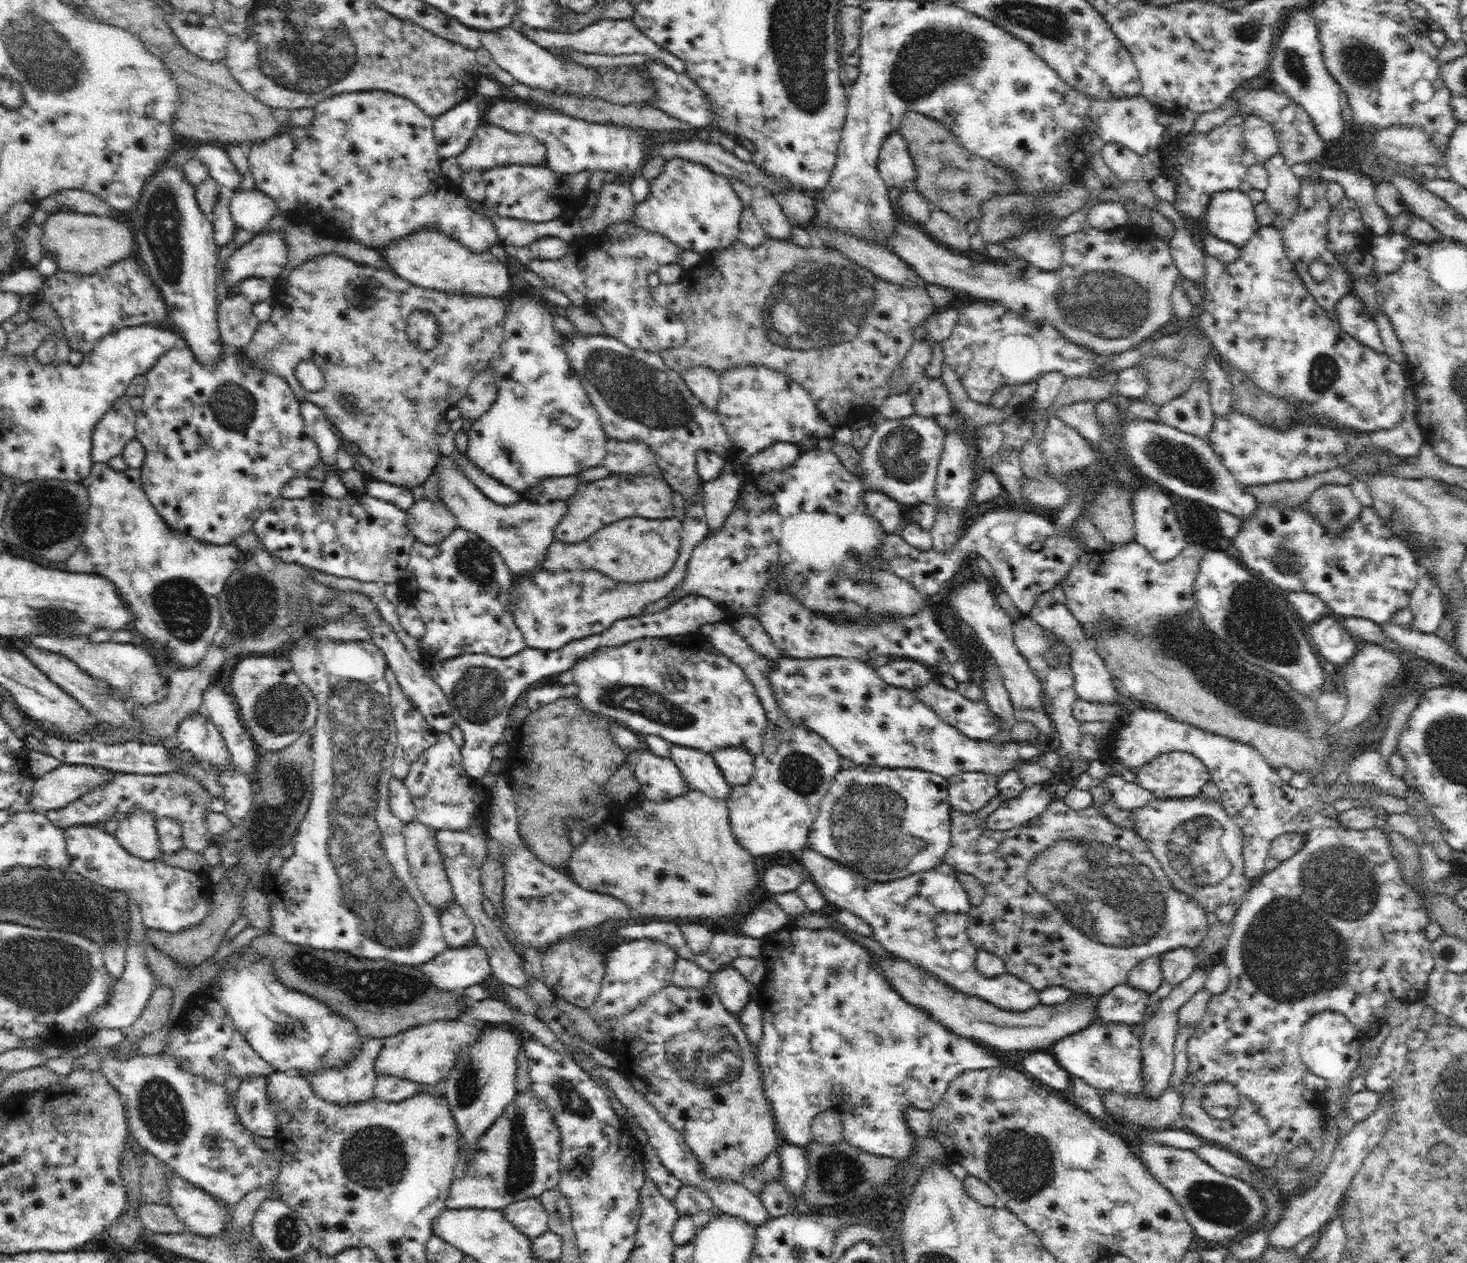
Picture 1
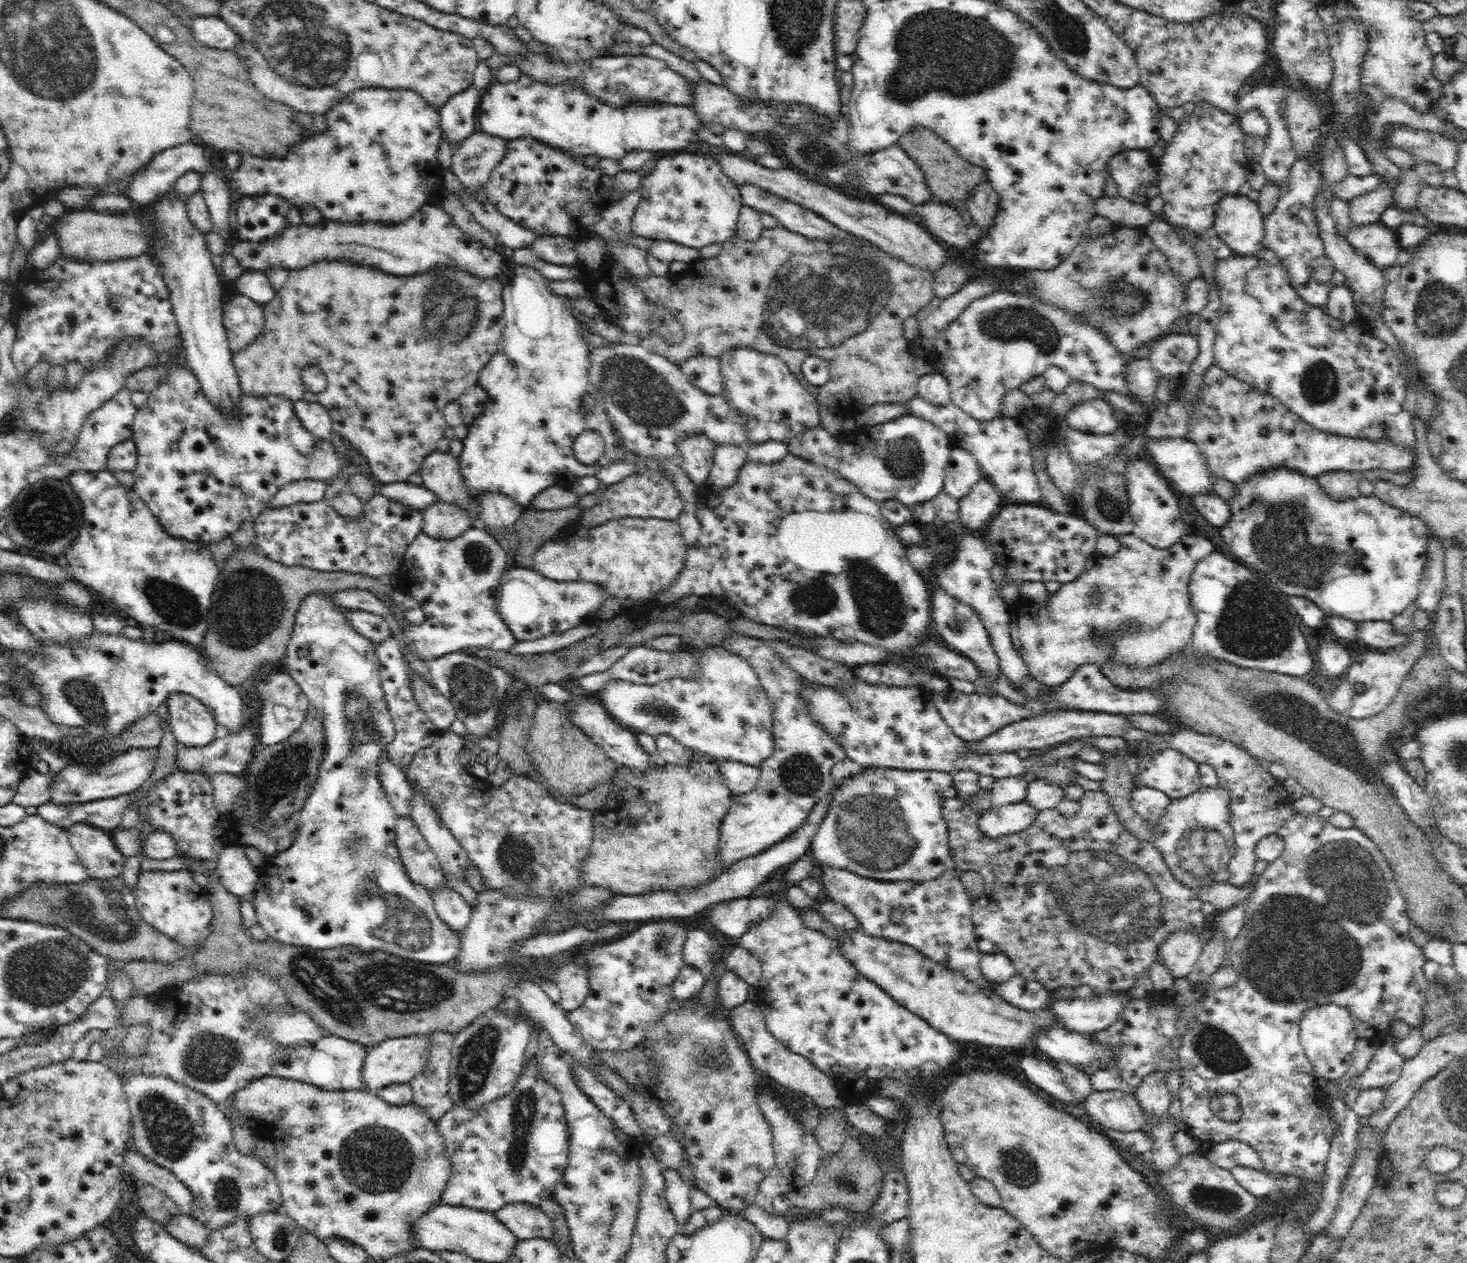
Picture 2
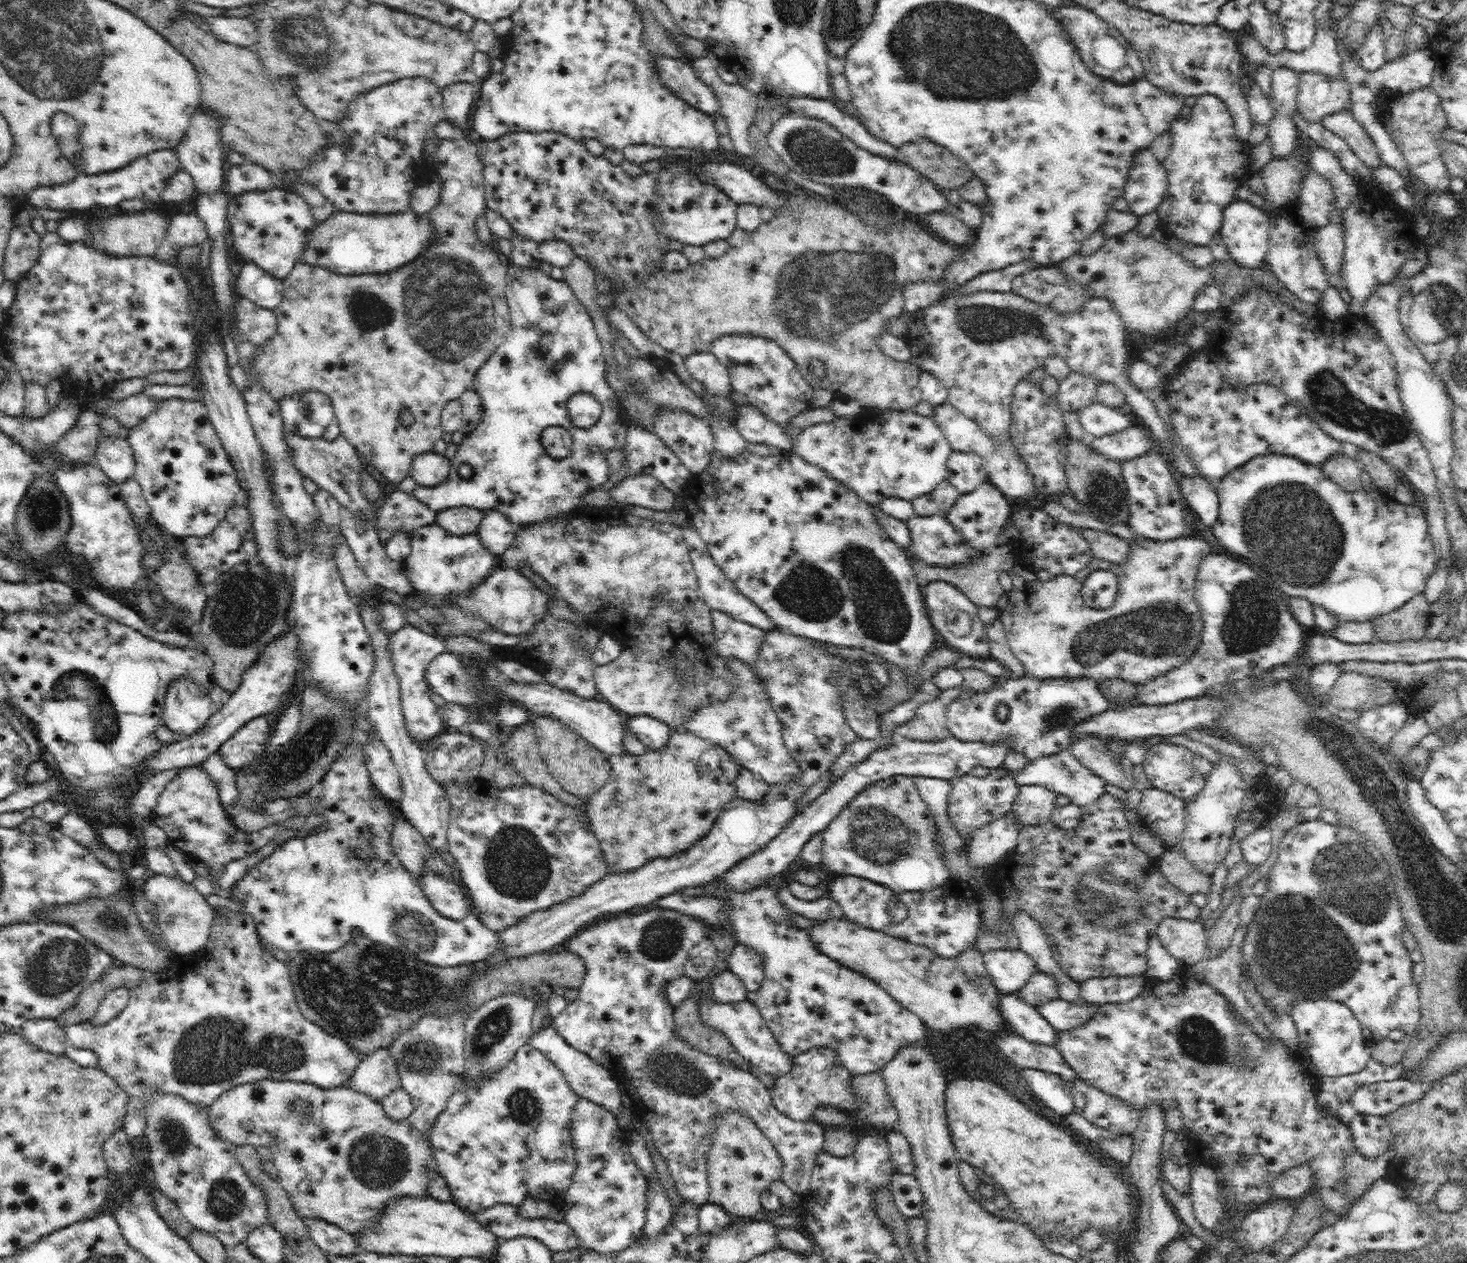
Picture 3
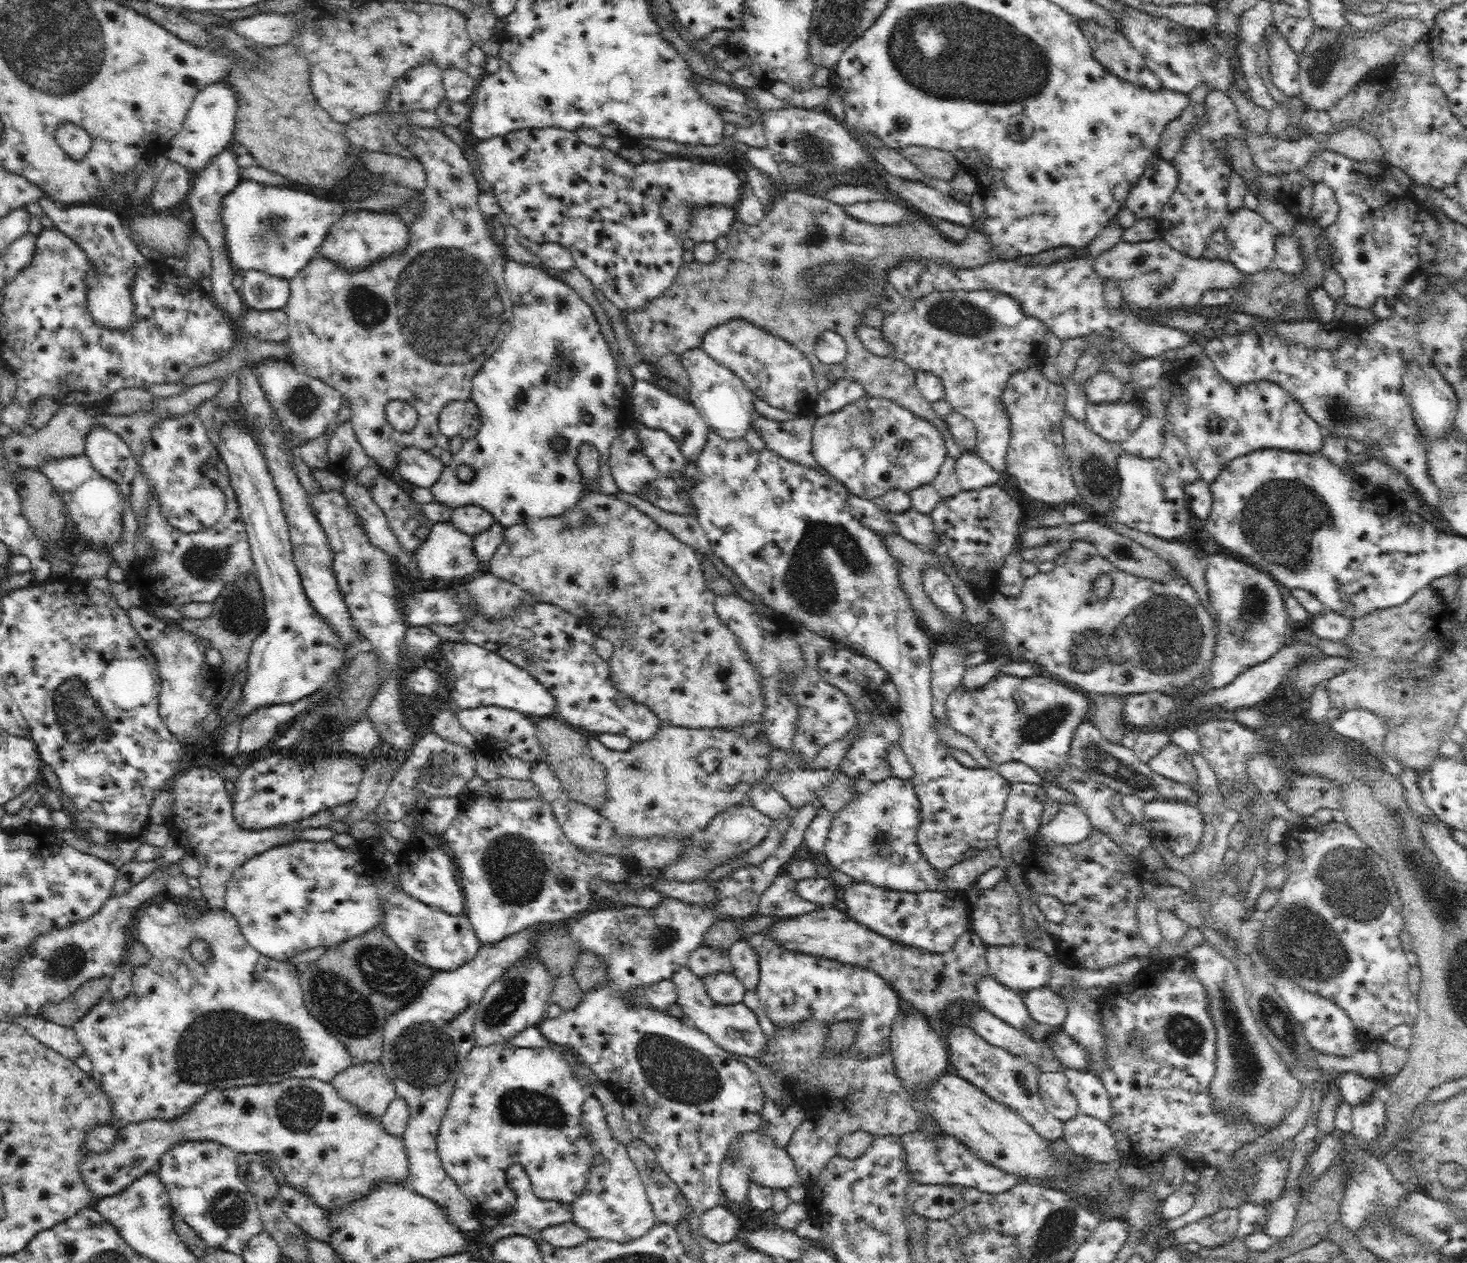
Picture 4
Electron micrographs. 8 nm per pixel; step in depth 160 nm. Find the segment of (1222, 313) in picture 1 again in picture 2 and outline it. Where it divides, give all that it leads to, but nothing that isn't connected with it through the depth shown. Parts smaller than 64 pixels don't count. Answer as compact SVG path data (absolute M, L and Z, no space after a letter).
M1262 248L1252 256L1233 256L1228 260L1218 259L1216 270L1214 270L1214 279L1218 285L1220 305L1220 318L1218 320L1218 333L1216 333L1213 353L1215 364L1222 370L1226 371L1230 376L1236 377L1250 384L1252 387L1266 391L1272 394L1274 399L1286 405L1294 414L1297 414L1302 420L1309 422L1314 428L1318 430L1342 435L1350 436L1352 438L1366 438L1368 440L1377 441L1380 439L1390 439L1394 443L1410 449L1414 453L1414 462L1412 468L1416 468L1419 464L1419 452L1417 451L1417 440L1414 434L1413 416L1408 414L1404 409L1403 403L1406 399L1407 384L1401 375L1401 362L1395 350L1379 338L1376 338L1370 332L1364 332L1362 326L1358 324L1344 323L1343 321L1334 319L1326 314L1324 307L1311 305L1304 302L1297 294L1297 291L1292 287L1290 276L1288 276L1287 269L1277 255L1270 248Z

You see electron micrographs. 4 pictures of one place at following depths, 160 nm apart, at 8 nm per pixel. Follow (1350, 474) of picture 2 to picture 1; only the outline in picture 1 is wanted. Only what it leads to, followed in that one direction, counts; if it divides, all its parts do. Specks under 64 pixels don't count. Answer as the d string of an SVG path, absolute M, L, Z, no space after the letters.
M1324 484L1316 488L1307 500L1308 514L1313 516L1332 537L1340 537L1352 522L1358 520L1362 504L1350 489L1350 484Z

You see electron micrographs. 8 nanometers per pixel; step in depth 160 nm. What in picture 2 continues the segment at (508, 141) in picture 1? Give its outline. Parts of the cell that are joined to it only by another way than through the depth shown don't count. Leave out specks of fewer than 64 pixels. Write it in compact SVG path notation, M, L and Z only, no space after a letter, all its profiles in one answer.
M477 131L453 148L450 169L470 199L474 200L475 192L485 186L492 170L506 155L506 142L504 138Z

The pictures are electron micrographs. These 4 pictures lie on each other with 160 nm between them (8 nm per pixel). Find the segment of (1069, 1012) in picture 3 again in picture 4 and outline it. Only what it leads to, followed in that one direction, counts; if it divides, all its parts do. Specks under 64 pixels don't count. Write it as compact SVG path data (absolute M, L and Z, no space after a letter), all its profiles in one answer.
M1047 986L1026 990L1026 993L1022 993L1022 999L1035 1022L1062 1028L1066 1020L1067 1004L1056 991Z

